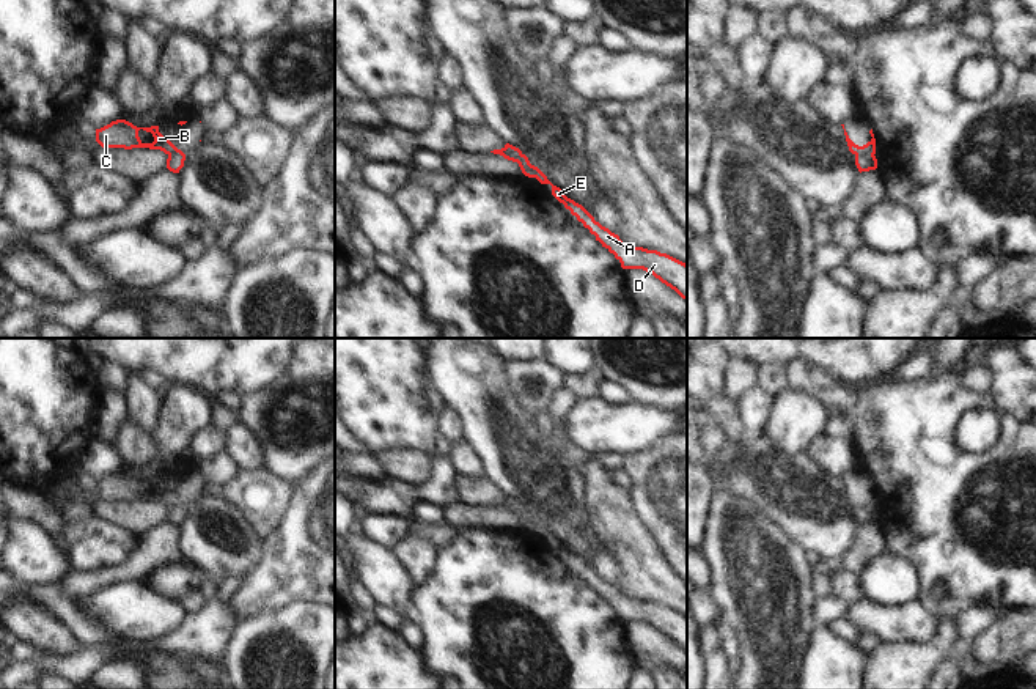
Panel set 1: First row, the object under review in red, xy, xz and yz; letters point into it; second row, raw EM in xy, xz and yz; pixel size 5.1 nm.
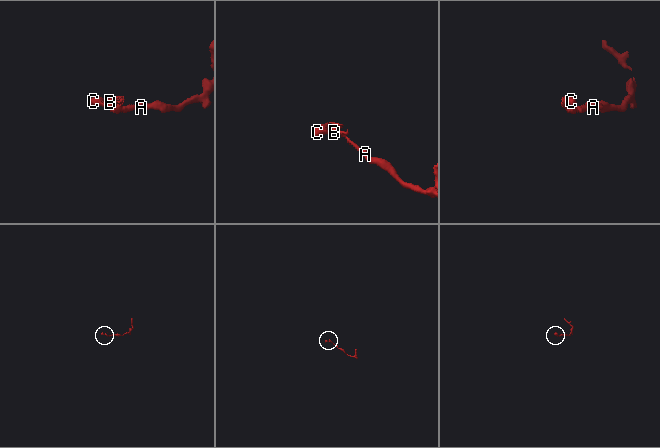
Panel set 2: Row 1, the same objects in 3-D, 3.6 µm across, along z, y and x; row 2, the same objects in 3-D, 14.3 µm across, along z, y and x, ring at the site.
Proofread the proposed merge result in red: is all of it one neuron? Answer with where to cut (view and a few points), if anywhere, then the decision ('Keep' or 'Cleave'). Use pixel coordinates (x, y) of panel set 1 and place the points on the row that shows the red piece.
Split along xz (518, 158), (529, 162). Cleave.

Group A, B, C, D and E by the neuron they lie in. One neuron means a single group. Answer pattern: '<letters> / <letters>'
A D E / B C

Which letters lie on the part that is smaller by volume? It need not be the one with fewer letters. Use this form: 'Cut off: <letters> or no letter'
Cut off: B, C

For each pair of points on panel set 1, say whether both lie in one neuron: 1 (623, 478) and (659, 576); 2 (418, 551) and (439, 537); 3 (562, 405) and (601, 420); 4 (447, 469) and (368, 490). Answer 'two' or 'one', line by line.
1: two
2: two
3: two
4: one

